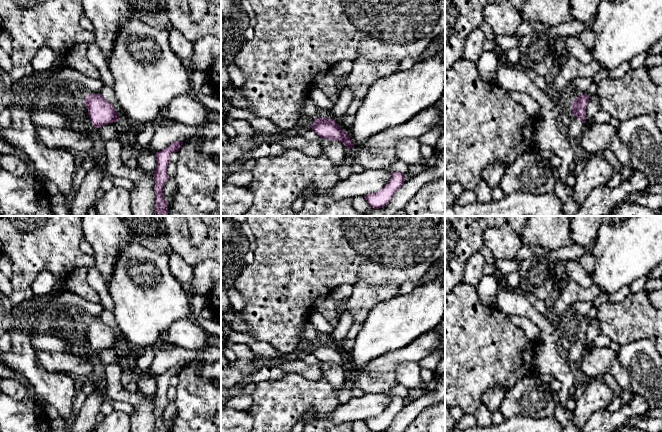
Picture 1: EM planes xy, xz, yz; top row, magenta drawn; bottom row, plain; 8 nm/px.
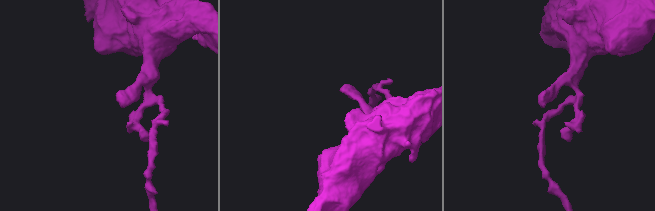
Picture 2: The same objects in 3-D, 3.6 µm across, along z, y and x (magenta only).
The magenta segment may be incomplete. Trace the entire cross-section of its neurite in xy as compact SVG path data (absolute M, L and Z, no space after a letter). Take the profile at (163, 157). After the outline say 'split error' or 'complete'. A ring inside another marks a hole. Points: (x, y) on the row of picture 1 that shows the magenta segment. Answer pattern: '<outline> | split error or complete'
M175 141L155 155L157 162L156 169L153 173L155 181L155 216L168 216L168 204L164 199L163 193L164 186L169 179L167 166L170 162L171 154L175 151L179 151L182 145L182 141Z | complete

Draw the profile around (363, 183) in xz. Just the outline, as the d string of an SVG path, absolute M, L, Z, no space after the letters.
M385 169L364 170L353 173L345 180L340 180L332 189L331 196L335 200L366 196L378 192L389 182L392 173Z

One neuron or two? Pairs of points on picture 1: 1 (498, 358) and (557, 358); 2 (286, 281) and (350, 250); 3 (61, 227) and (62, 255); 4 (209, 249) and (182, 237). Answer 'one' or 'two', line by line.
1: two
2: one
3: one
4: one

